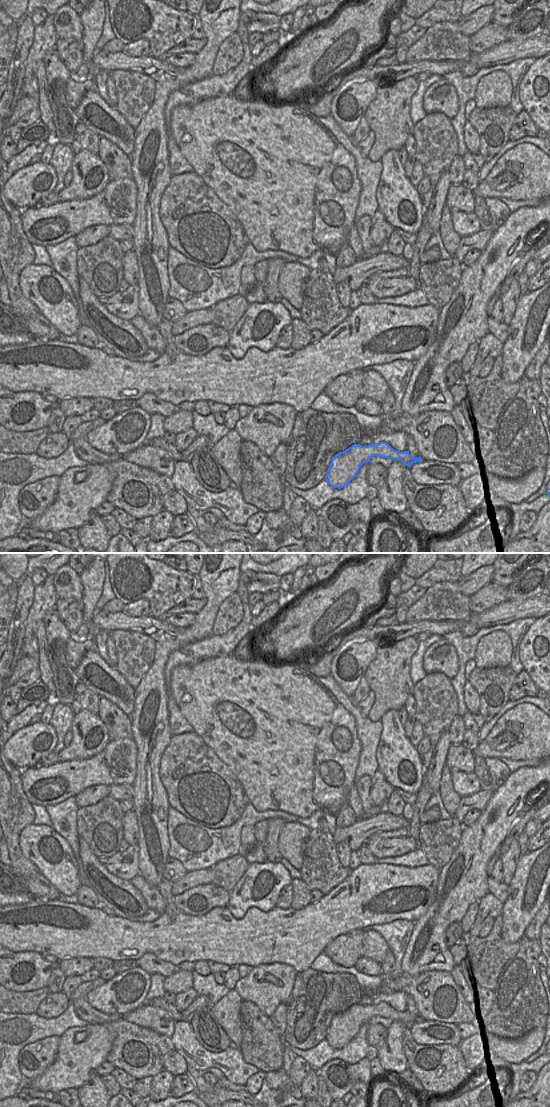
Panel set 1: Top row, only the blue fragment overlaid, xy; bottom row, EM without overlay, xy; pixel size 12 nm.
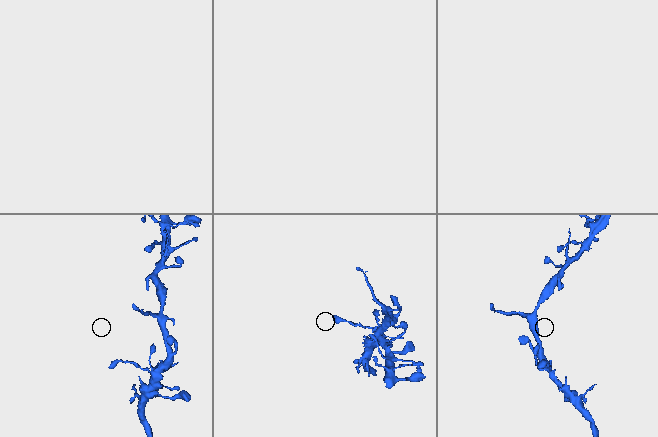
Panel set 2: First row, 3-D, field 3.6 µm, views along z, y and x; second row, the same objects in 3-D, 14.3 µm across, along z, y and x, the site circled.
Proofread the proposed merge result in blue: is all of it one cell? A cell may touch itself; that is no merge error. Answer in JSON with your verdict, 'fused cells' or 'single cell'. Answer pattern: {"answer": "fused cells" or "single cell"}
{"answer": "single cell"}

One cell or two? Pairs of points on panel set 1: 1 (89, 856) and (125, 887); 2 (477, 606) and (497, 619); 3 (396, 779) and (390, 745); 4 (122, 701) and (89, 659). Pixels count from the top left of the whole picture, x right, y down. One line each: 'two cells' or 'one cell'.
1: one cell
2: two cells
3: one cell
4: one cell

